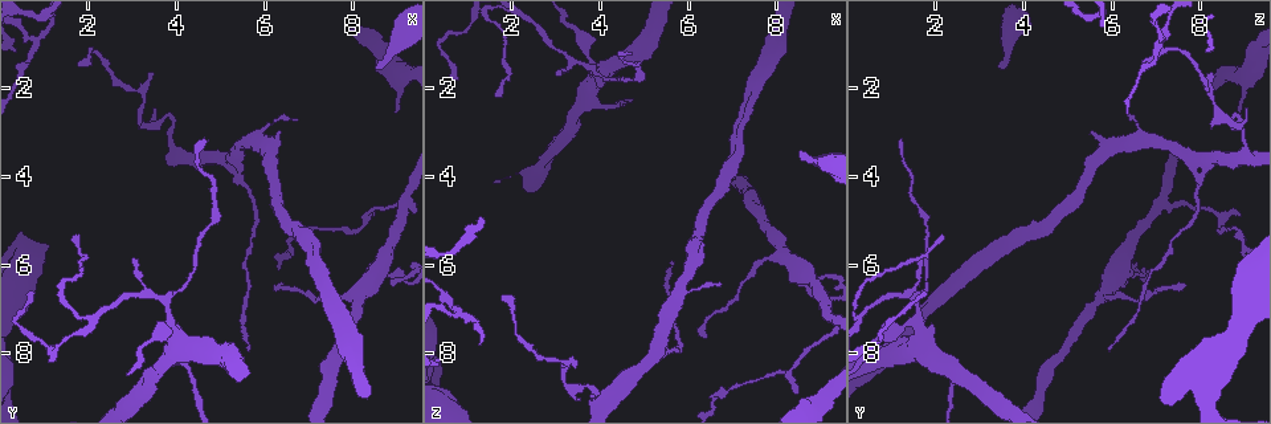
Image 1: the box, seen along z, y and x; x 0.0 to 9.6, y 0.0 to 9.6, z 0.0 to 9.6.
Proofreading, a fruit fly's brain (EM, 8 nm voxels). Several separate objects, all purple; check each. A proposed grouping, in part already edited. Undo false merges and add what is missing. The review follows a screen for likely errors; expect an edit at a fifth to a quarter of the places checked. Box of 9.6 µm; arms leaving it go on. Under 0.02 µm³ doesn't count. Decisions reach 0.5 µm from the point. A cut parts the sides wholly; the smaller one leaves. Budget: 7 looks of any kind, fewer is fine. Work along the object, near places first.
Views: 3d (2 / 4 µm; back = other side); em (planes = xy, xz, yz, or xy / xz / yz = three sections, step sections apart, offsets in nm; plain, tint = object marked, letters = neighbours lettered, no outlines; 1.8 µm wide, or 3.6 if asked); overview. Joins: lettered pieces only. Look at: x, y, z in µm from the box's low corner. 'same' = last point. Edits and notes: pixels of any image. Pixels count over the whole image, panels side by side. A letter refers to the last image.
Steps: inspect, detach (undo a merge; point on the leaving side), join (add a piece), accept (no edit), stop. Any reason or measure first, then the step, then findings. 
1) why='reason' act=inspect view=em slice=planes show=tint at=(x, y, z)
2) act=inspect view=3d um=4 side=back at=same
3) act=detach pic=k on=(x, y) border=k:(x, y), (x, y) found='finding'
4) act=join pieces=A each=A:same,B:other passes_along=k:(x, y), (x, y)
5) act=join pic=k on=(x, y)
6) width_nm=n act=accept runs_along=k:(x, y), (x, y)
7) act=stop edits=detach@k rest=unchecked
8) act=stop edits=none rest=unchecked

why='long arm stops here' act=inspect view=3d um=4 side=back at=(8.50, 1.55, 3.55)

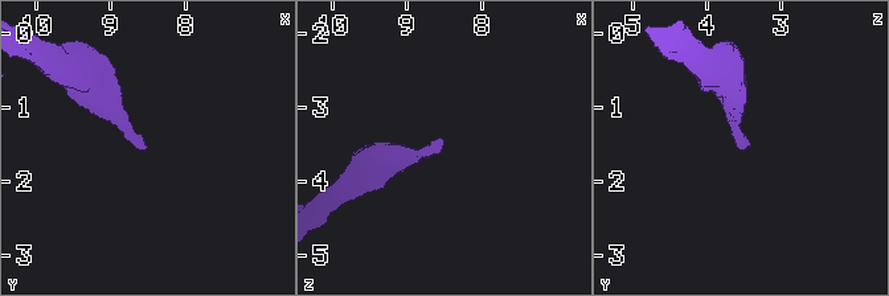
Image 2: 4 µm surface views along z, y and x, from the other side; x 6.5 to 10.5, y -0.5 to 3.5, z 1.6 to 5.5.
why='shape alone is not enough' act=inspect view=em slice=xz step=4 show=tint at=(8.50, 1.55, 3.45)

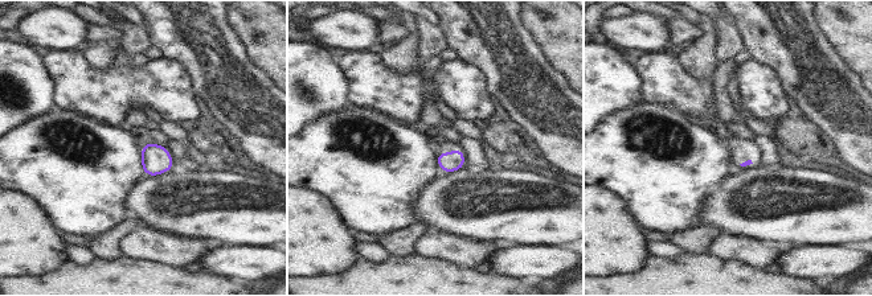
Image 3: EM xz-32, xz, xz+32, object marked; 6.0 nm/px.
why='another direction' act=inspect view=em slice=planes show=letters at=same

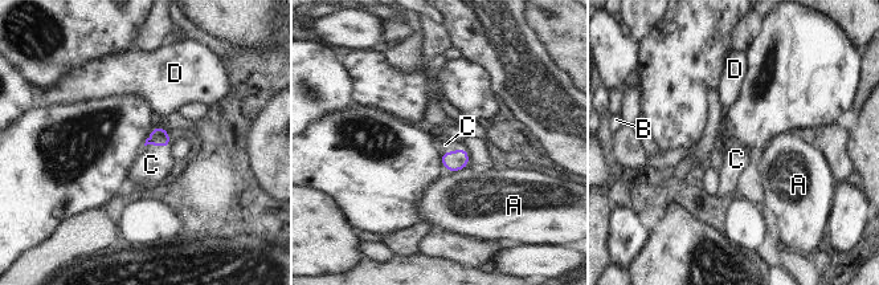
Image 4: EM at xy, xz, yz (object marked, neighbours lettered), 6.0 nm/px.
longest_contact=C:140nm act=join pic=4 on=(151, 165) each=A:other,B:other,C:same,D:other passes_along=4:(158, 137), (156, 145), (151, 165) found='it goes on there'

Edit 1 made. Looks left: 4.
why='branch stops here' act=inspect view=em slice=planes show=letters at=(6.40, 3.00, 5.50)

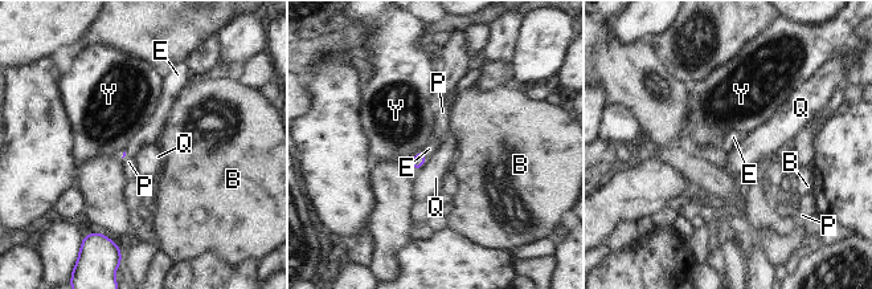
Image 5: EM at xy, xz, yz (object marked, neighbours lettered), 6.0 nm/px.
longest_contact=Y:100nm act=join pic=5 on=(429, 149) each=B:other,E:same,P:other,Q:other,Y:other passes_along=5:(420, 158), (426, 157), (429, 149) found='it goes on there'

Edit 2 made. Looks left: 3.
why='tapers out' act=inspect view=em slice=planes show=letters at=(8.90, 2.50, 8.90)

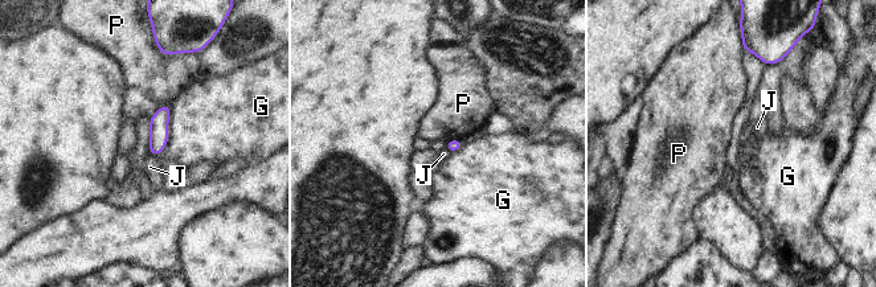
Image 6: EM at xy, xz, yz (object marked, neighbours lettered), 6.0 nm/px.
longest_contact=G:300nm act=accept each=G:other,J:other,P:other border=6:(148, 152), (154, 156) found='no lettered piece goes on from it'

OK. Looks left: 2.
act=stop edits=join@4,join@5 rest=unchecked

